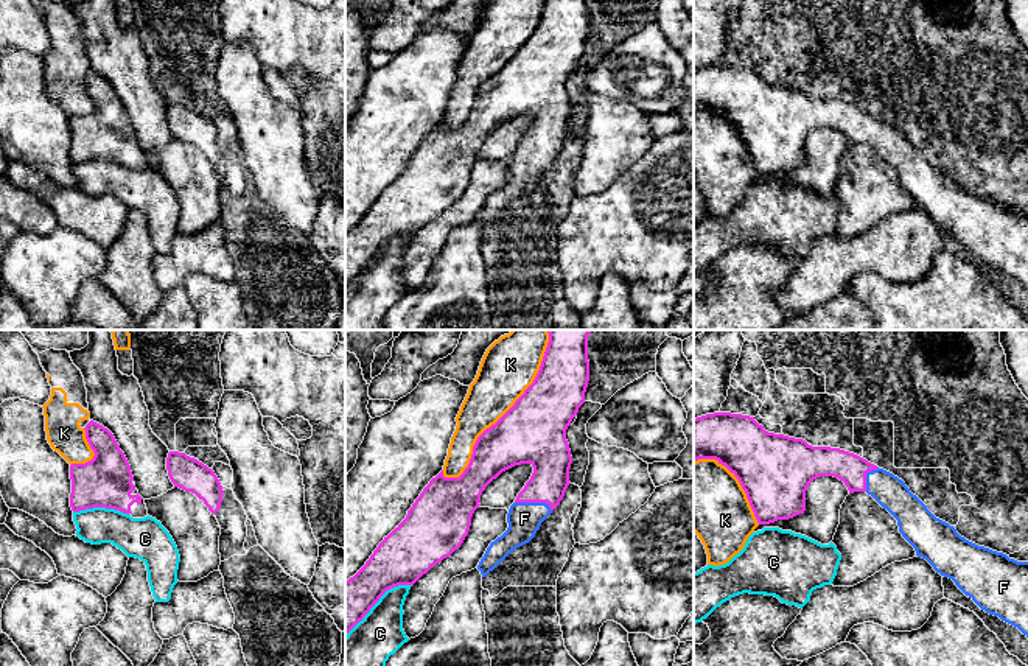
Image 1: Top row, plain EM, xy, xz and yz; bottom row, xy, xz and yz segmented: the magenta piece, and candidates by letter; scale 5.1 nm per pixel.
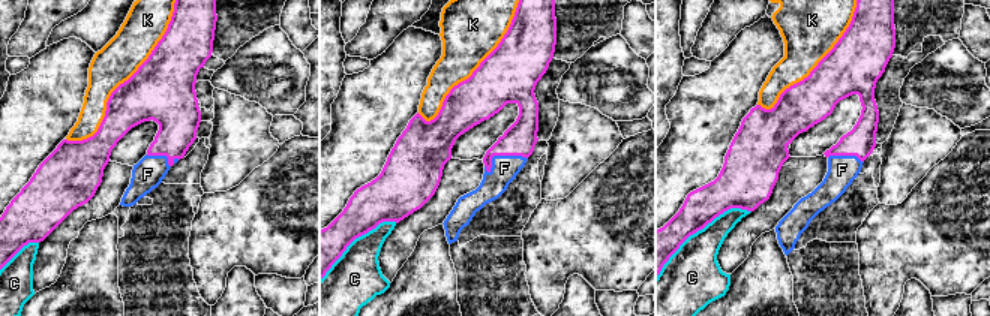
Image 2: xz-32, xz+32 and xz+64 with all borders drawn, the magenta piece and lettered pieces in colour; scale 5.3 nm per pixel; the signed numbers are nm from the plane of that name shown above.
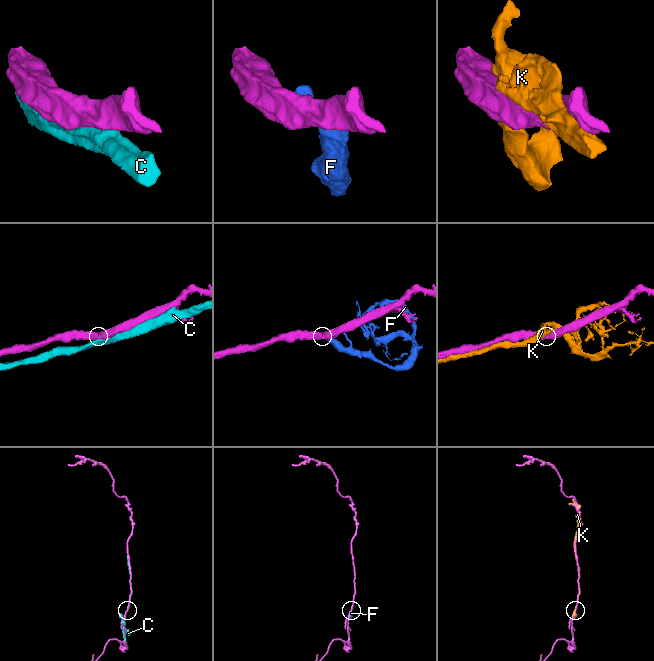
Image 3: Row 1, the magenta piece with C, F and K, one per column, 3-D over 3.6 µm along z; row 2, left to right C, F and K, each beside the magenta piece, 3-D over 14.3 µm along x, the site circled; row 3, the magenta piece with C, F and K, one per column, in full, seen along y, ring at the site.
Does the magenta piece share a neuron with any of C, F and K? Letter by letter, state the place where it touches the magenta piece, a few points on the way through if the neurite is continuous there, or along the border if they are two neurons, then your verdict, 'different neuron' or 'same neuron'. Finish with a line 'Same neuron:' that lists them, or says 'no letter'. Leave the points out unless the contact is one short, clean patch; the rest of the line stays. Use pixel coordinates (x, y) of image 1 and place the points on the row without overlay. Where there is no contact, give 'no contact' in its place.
C: xz (377, 252) | different neuron
F: xz (534, 153) | across xz (551, 109), (551, 129), (534, 153), (524, 170) | same neuron
K: xz (498, 72) | different neuron
Same neuron: F

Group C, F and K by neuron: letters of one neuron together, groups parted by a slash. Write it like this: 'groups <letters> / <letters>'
groups C / F / K

